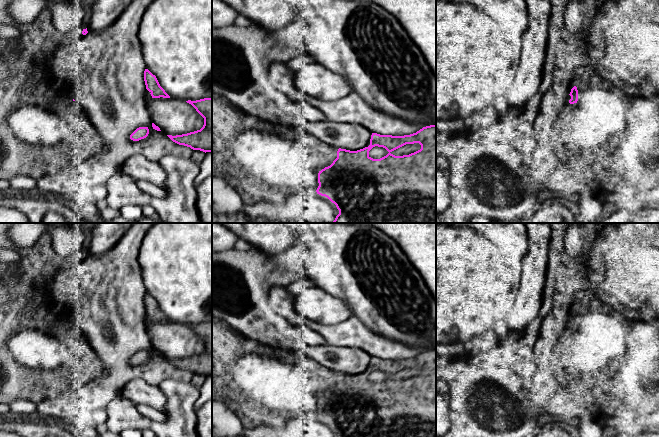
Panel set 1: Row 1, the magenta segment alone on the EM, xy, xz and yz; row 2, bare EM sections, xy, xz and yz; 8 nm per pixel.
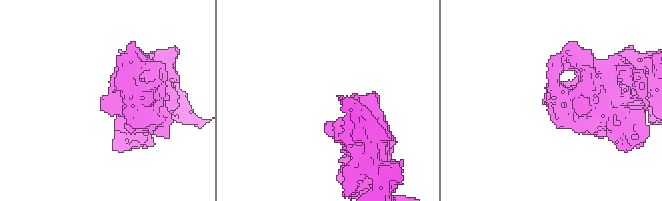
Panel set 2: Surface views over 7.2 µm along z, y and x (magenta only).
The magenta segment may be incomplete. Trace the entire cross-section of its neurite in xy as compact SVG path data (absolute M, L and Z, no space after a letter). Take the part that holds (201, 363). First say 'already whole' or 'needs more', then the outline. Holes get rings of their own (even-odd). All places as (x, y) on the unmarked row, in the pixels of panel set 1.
already whole; M212 322L196 325L188 324L196 335L204 342L204 349L200 354L182 359L167 359L173 366L190 371L193 374L212 376Z

